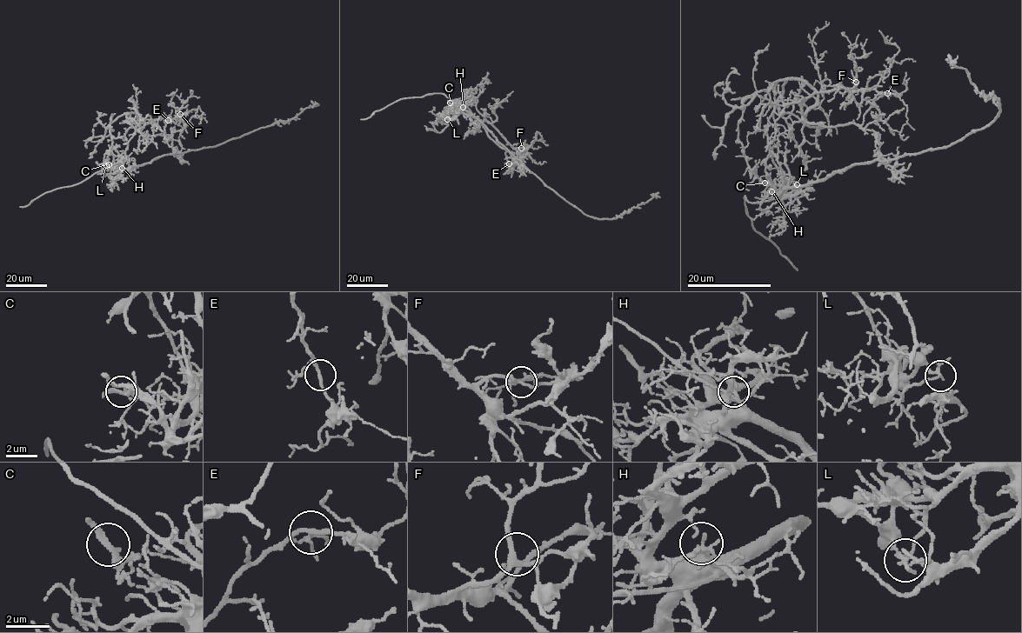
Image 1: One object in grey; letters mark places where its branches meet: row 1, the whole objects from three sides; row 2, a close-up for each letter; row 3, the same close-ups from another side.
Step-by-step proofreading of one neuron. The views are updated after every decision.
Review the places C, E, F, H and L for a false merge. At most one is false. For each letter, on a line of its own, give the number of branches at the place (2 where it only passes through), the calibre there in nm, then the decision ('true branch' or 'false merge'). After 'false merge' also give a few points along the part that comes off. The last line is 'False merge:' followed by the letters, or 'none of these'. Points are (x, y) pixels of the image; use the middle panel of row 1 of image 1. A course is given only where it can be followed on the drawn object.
C: 3 | 190 nm | true branch
E: 3 | 160 nm | true branch
F: 3 | 200 nm | true branch
H: 3 | 170 nm | true branch
L: 3 | 160 nm | false merge | (447, 119), (454, 110), (472, 114), (548, 187), (589, 216), (617, 218), (658, 193)
False merge: L

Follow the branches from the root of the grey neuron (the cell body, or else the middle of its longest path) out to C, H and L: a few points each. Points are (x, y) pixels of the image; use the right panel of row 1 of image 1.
C: (864, 162), (834, 170), (824, 179), (802, 186), (788, 186), (778, 196), (772, 185), (764, 183)
H: (864, 162), (834, 170), (824, 179), (802, 186), (787, 186), (776, 196), (771, 191)
L: (864, 162), (834, 170), (824, 179), (802, 186), (788, 186), (778, 196), (780, 191), (797, 185)

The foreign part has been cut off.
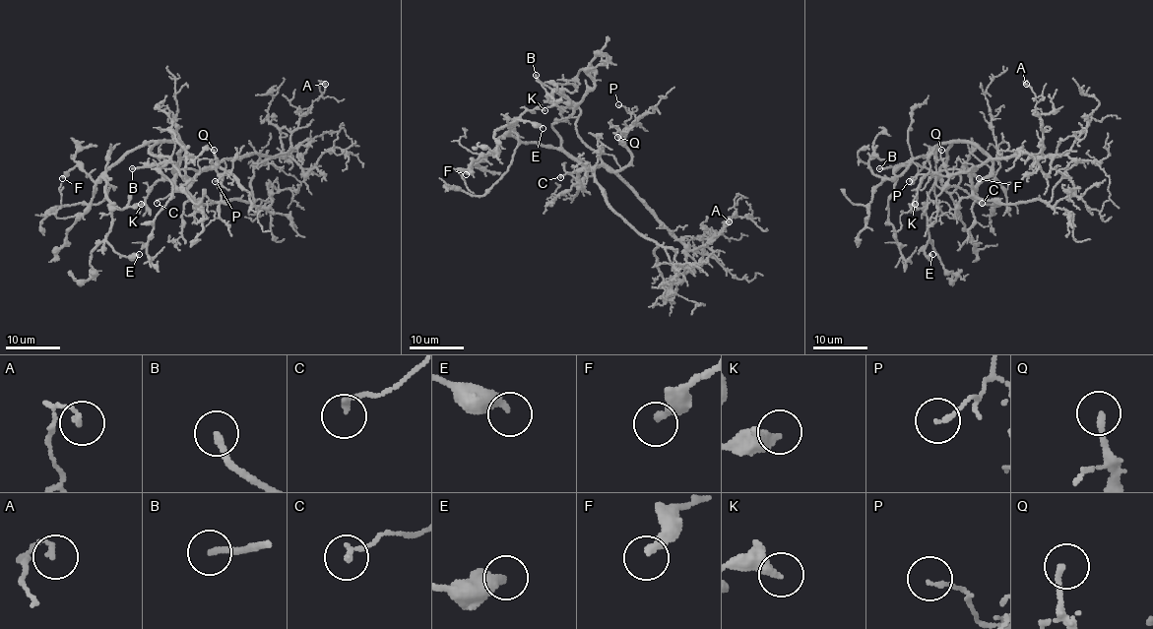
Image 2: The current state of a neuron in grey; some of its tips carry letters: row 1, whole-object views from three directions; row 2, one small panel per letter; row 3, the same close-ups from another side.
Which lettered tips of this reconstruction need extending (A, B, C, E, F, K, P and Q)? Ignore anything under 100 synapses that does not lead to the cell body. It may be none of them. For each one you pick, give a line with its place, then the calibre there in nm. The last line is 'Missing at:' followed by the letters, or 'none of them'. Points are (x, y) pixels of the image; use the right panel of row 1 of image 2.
B: place (879, 168); calibre 200 nm
Missing at: B

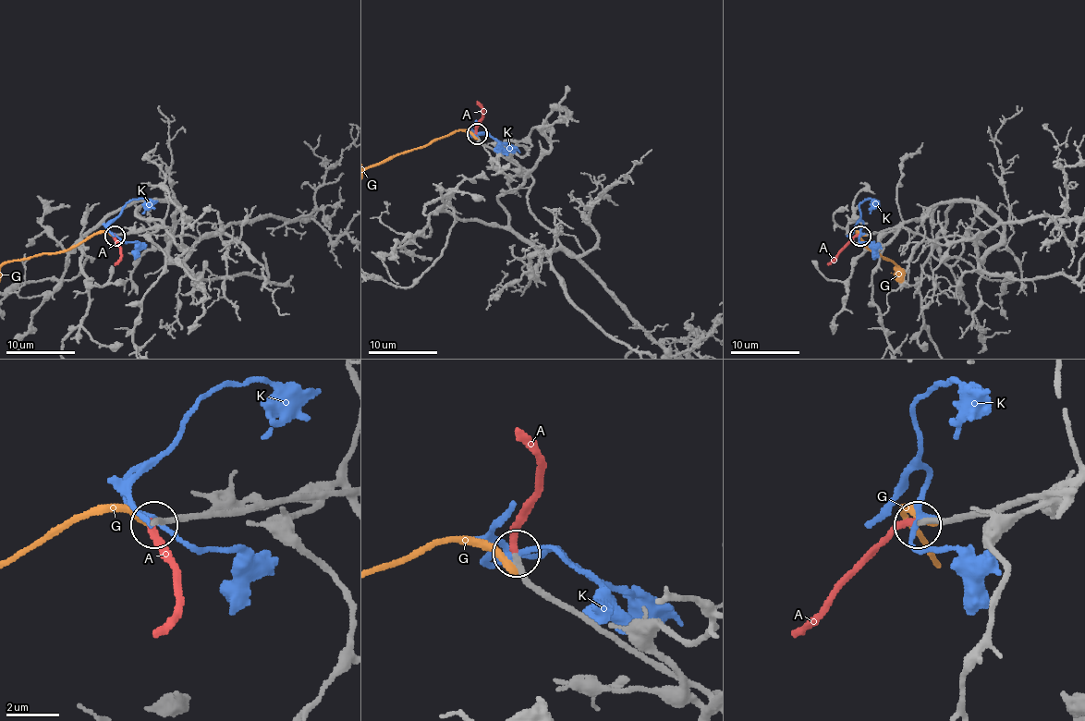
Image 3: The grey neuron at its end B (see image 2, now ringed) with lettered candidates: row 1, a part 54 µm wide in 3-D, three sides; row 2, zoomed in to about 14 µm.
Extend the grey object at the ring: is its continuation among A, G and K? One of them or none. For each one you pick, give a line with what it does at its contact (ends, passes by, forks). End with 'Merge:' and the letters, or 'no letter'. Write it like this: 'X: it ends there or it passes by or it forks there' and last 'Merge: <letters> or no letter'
A: it ends there
Merge: A

